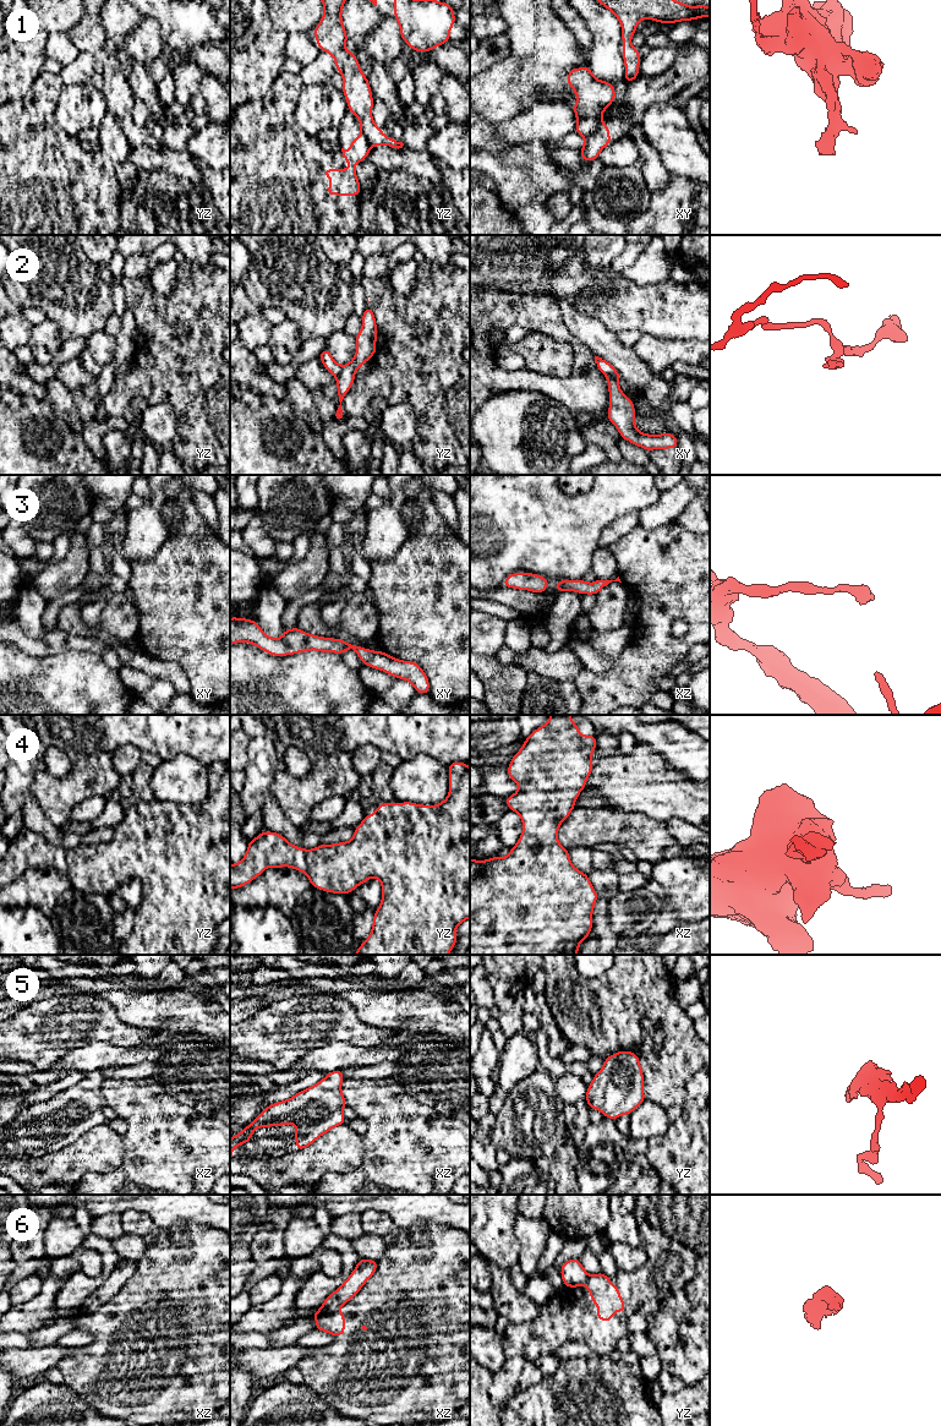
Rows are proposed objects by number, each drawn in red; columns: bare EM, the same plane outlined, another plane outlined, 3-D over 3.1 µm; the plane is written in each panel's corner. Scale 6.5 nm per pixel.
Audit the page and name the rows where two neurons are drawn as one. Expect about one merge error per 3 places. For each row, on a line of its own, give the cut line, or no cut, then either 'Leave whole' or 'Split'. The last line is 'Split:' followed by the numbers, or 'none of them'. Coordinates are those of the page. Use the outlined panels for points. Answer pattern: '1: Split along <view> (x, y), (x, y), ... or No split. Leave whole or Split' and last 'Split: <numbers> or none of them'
1: Split along xy (601, 123), (594, 131), (584, 136). Split
2: Split along xy (605, 375), (611, 375), (617, 381). Split
3: No split. Leave whole
4: No split. Leave whole
5: No split. Leave whole
6: Split along xz (318, 1310), (322, 1312), (338, 1311). Split
Split: 1, 2, 6

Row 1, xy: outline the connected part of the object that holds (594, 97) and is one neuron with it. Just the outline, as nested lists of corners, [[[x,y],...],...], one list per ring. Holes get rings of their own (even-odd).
[[[589,65],[571,69],[567,82],[578,97],[578,102],[571,106],[576,115],[575,132],[589,136],[597,130],[603,111],[614,102],[614,86],[597,80]]]

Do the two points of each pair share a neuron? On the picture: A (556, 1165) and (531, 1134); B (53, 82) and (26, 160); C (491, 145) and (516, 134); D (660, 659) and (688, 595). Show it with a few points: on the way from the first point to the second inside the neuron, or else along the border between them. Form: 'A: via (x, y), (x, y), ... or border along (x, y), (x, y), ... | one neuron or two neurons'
A: border along (565, 1138), (556, 1148), (554, 1153), (546, 1159) | two neurons
B: via (39, 102), (38, 131), (28, 141) | one neuron
C: border along (491, 125), (494, 135), (508, 147) | two neurons
D: via (660, 643), (660, 623), (672, 611) | one neuron

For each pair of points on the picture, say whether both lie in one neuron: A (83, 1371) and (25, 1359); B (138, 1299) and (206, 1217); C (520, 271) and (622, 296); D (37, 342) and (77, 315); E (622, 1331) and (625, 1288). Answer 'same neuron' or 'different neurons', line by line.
A: different neurons
B: different neurons
C: same neuron
D: different neurons
E: same neuron

